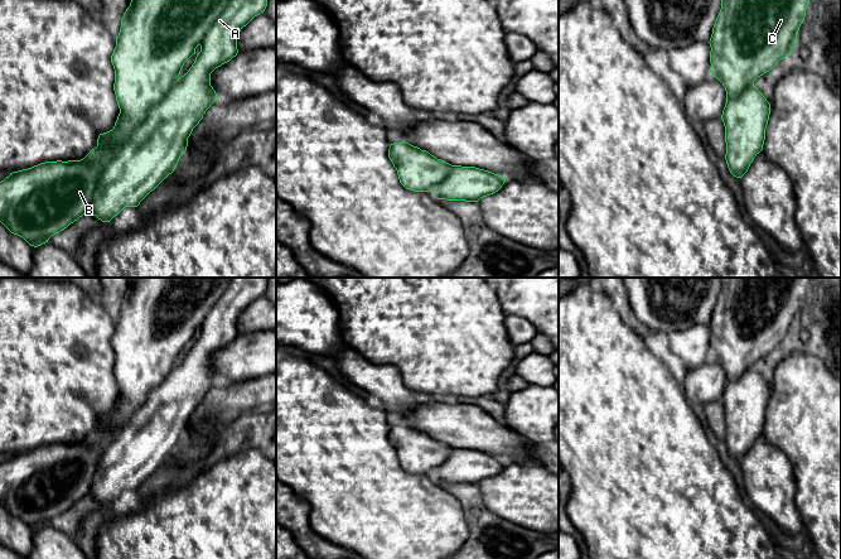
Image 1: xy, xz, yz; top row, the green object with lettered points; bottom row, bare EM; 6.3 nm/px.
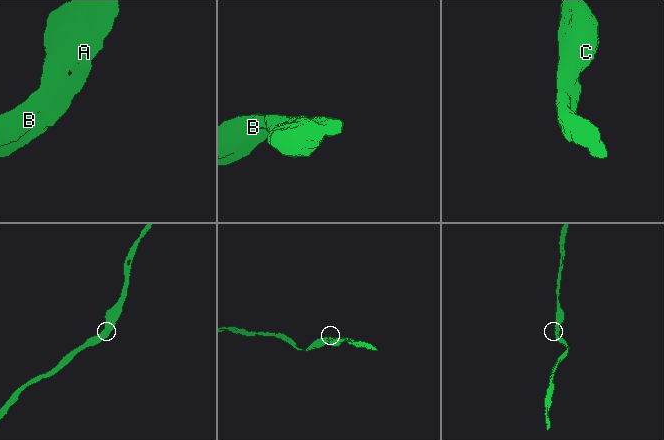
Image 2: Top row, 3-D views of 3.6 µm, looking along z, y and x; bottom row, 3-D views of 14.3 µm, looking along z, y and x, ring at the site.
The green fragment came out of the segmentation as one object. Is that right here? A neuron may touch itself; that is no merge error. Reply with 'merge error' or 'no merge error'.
no merge error

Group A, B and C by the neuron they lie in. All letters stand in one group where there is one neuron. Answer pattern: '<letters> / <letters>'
A B C

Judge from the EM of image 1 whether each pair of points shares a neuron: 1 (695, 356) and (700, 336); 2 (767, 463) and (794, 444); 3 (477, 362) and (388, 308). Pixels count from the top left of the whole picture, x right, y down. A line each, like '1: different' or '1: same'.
1: same
2: different
3: same

